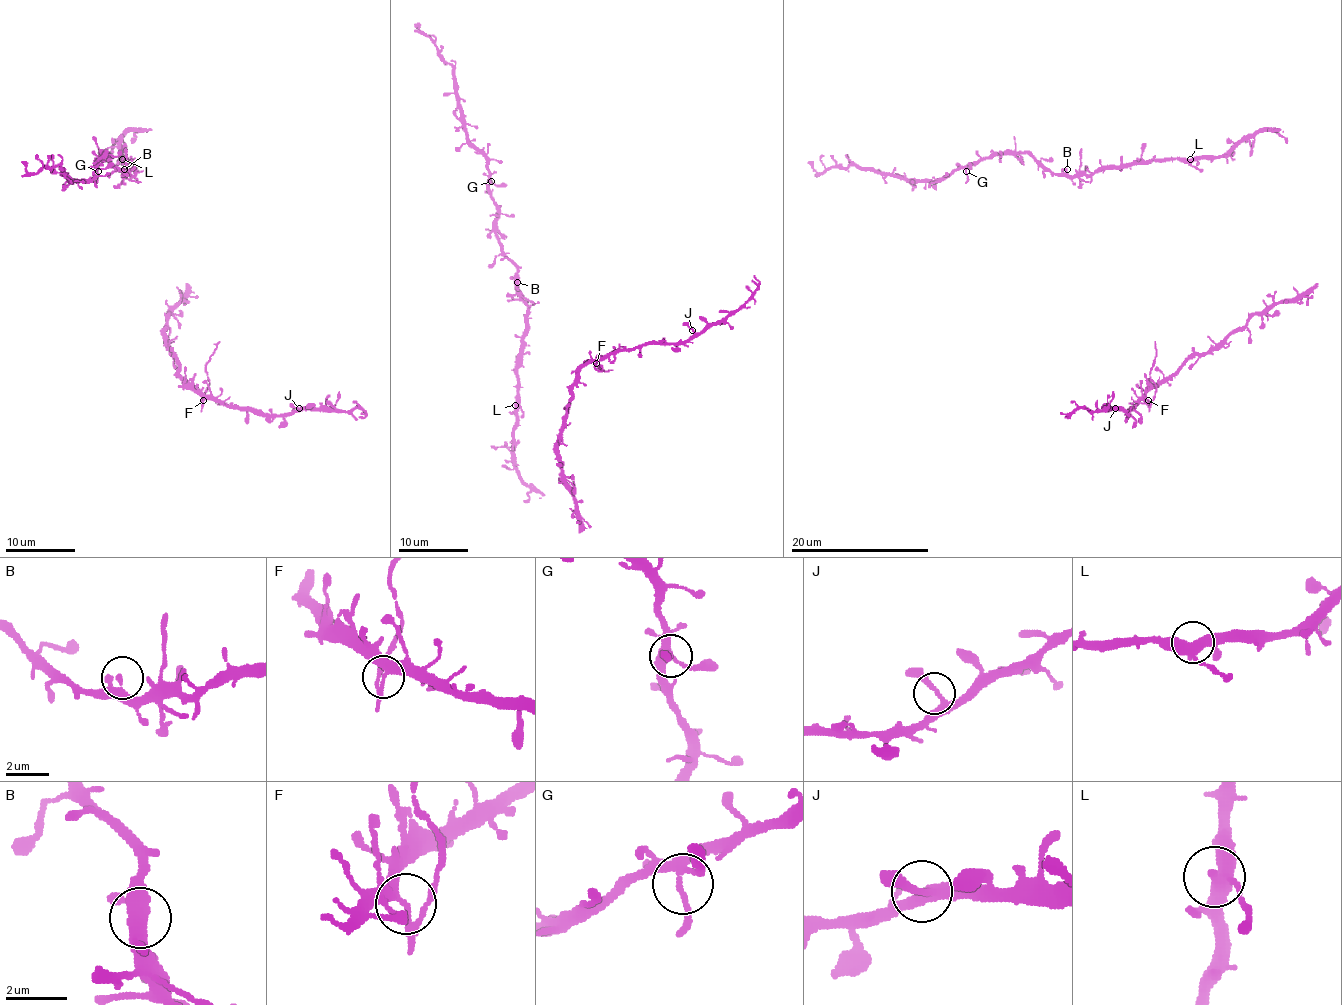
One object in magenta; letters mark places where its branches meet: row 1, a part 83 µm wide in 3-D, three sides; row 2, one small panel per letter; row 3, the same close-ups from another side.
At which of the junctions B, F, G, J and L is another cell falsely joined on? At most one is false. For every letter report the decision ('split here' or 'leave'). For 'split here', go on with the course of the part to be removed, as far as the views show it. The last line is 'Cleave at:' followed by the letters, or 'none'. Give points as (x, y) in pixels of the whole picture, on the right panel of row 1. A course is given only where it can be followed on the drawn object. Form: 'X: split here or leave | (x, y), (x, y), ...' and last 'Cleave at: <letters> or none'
B: leave
F: split here | (1148, 399), (1150, 403), (1155, 394), (1155, 384), (1150, 377), (1155, 360), (1155, 341)
G: leave
J: leave
L: leave
Cleave at: F

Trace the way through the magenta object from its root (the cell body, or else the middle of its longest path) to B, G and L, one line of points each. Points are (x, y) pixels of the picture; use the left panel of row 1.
B: (131, 171), (124, 159), (134, 173), (126, 176), (124, 169)
G: (131, 171), (124, 159), (134, 173), (126, 176), (107, 154), (96, 161), (98, 171)
L: (131, 171), (122, 159)

